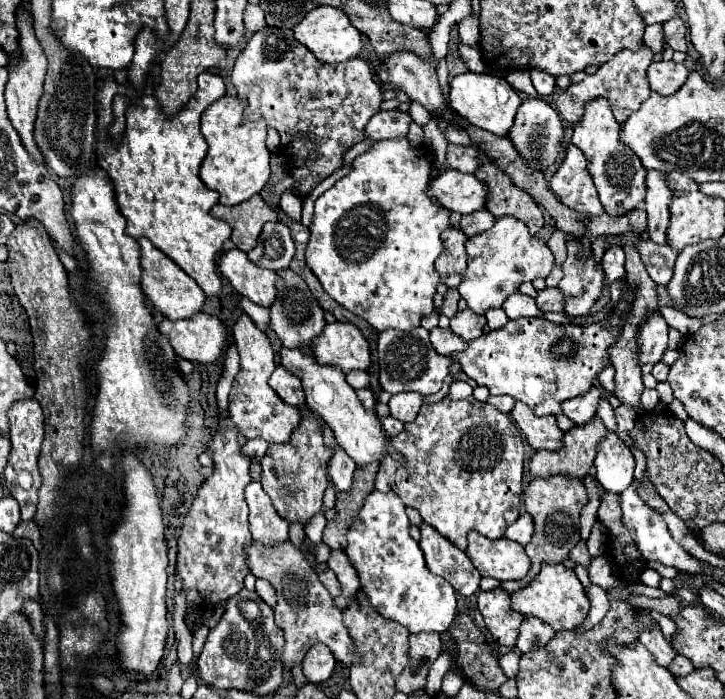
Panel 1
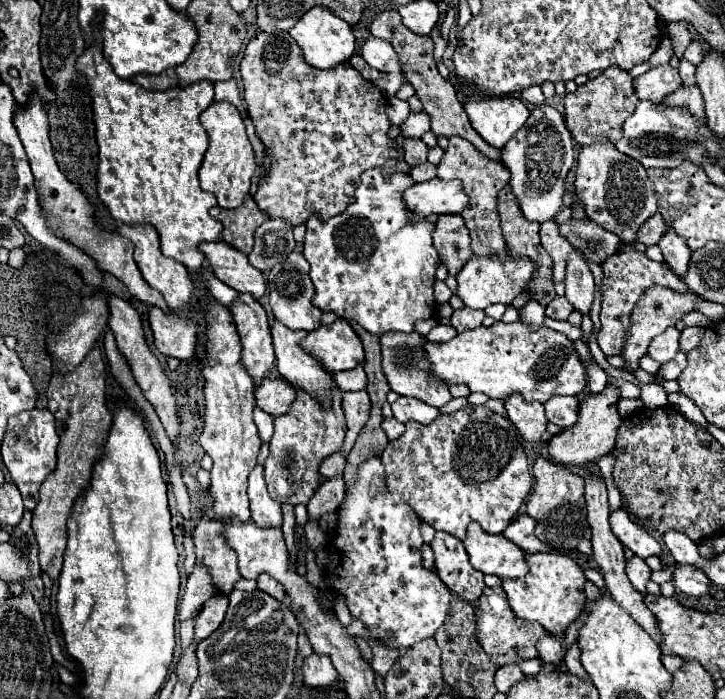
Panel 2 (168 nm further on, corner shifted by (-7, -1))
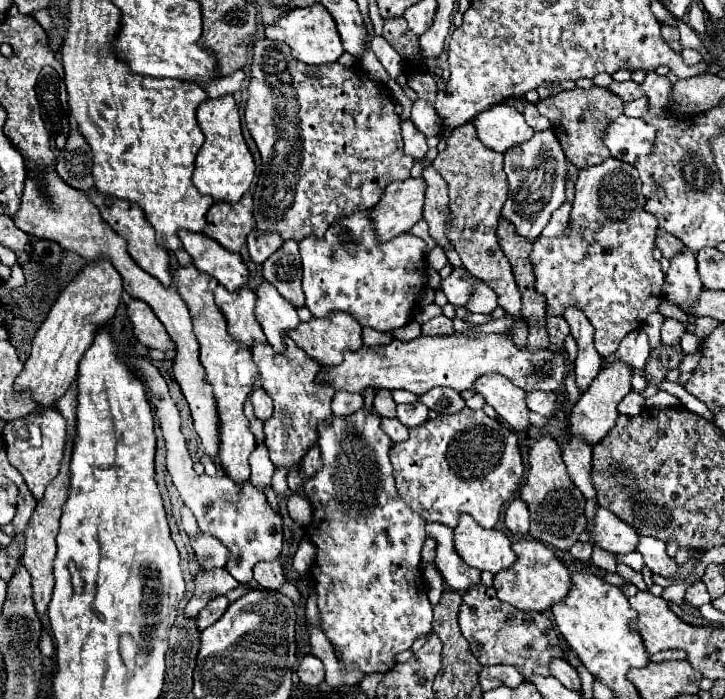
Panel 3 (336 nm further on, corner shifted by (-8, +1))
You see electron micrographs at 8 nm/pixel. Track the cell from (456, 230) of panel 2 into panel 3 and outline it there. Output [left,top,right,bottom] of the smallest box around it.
[421,157,451,247]

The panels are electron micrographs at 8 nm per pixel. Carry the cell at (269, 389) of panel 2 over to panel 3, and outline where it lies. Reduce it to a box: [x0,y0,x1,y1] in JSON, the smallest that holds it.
[251,389,273,421]

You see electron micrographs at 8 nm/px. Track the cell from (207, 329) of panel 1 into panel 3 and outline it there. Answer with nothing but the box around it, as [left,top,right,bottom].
[127,299,173,351]

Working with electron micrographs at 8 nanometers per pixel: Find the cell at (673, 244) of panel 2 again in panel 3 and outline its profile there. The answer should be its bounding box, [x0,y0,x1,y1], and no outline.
[661,251,701,309]

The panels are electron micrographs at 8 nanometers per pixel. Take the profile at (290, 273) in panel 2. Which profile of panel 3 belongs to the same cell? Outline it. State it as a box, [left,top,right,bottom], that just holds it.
[263,241,305,307]

